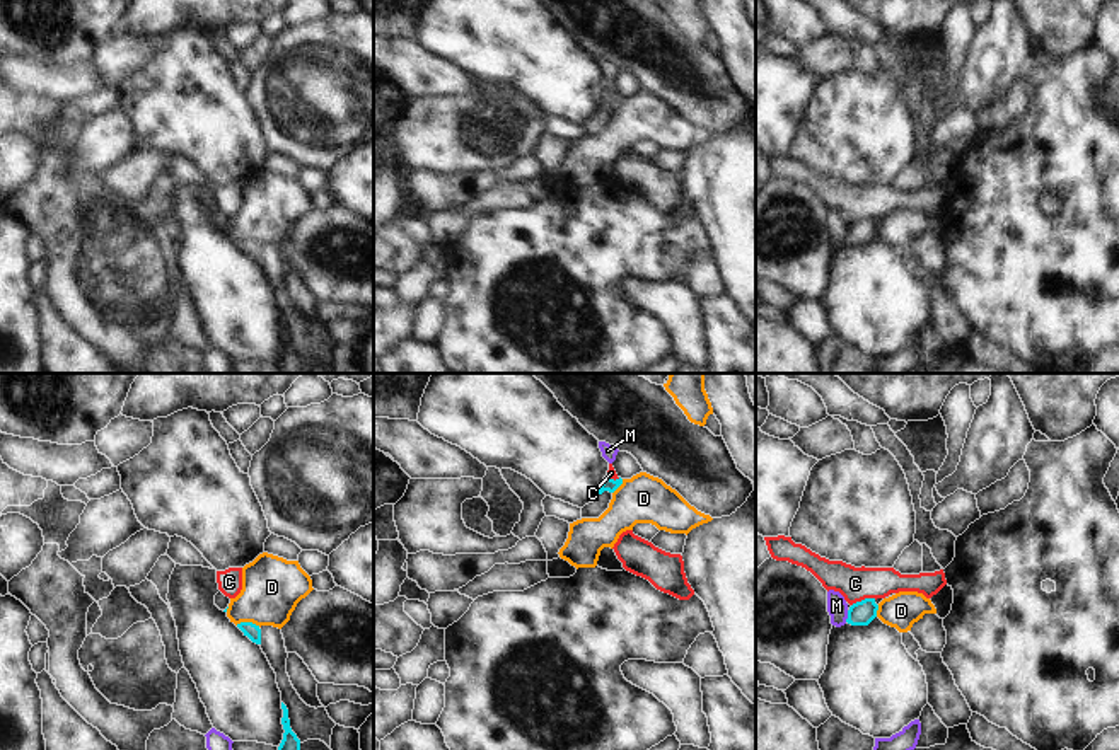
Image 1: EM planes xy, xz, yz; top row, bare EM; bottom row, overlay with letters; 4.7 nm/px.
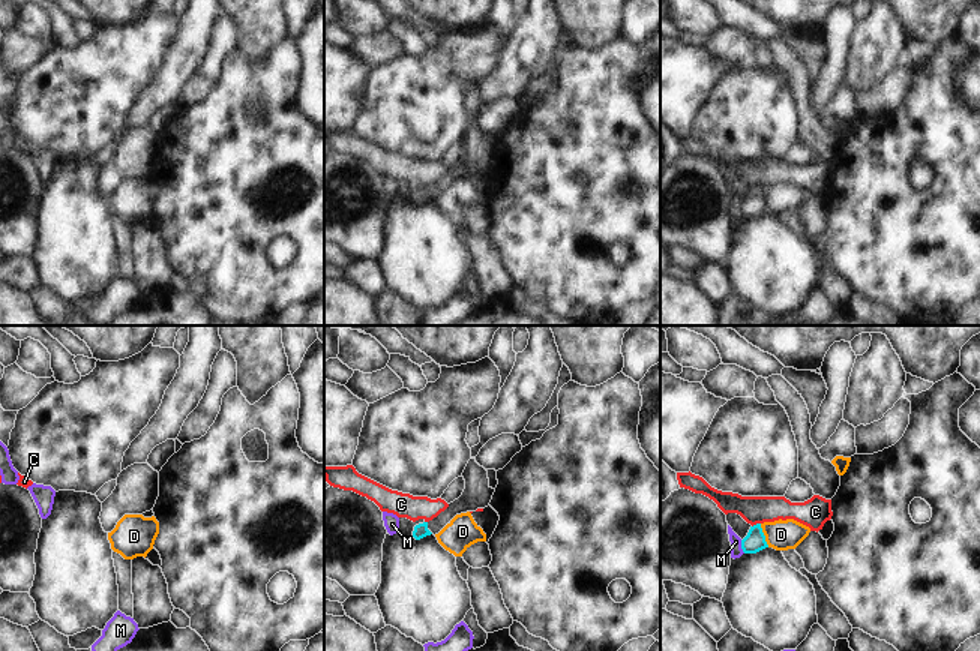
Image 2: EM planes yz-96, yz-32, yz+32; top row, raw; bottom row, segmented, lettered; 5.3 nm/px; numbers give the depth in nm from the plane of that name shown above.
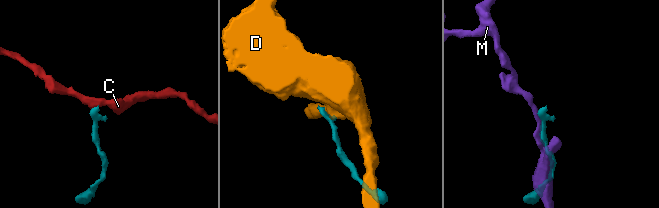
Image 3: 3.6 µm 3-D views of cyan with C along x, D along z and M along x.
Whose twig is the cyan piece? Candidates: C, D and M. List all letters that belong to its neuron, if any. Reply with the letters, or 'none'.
none

